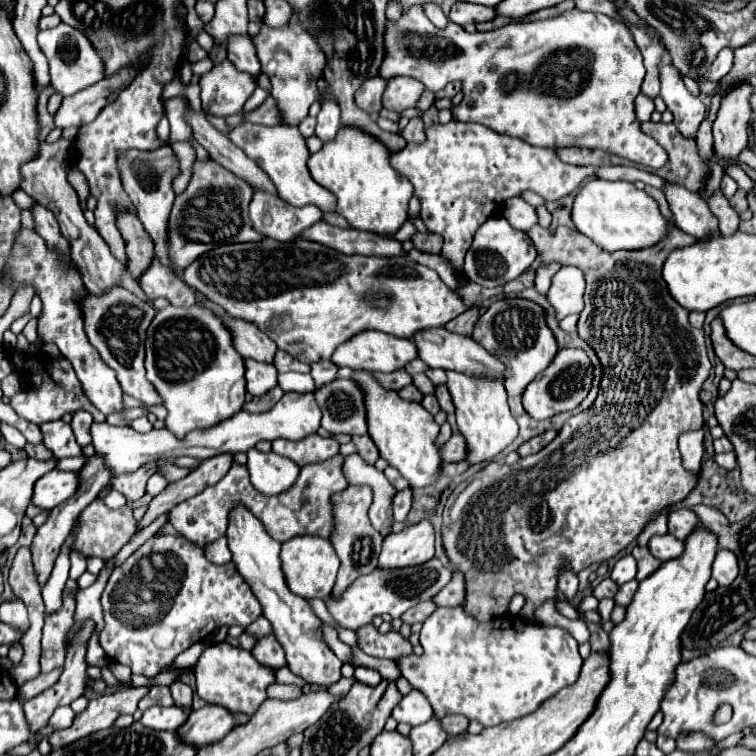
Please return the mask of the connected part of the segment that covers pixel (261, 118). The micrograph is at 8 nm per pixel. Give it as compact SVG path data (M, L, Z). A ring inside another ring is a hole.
M270 96L262 106L258 106L252 112L246 112L242 116L244 122L252 122L252 124L264 124L264 126L276 126L280 124L280 116L278 116L278 108L274 98Z

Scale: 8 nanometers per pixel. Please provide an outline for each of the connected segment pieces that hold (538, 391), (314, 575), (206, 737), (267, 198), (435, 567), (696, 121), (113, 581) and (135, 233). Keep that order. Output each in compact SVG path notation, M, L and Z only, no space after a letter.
M562 348L552 364L540 372L524 390L522 394L522 404L524 410L534 418L534 420L548 420L560 412L574 410L588 394L592 384L592 364L586 356L584 350L578 348Z
M294 536L282 544L282 572L286 576L288 588L302 598L320 598L324 600L330 596L332 586L336 582L336 572L340 568L338 556L334 552L334 546L330 540L320 536Z
M204 706L200 710L194 710L182 728L178 728L178 738L194 748L202 748L224 738L234 726L246 722L248 716L234 716L220 706Z
M254 192L250 202L250 222L256 232L274 240L294 240L306 228L322 220L322 212L316 206L294 208L278 196L266 192Z
M432 558L422 566L410 566L410 568L396 568L396 570L376 568L374 572L356 578L354 584L350 584L346 588L346 592L342 594L342 600L334 602L332 598L326 598L326 606L328 606L330 614L342 626L356 630L362 624L372 622L374 616L388 614L392 618L400 618L406 612L406 608L412 608L422 600L434 598L444 588L444 584L450 582L450 578L452 578L452 570L442 566L442 562L438 558Z
M668 60L660 62L660 82L660 96L666 102L666 108L674 114L676 128L684 136L696 136L696 130L706 114L702 100L686 90L680 72L674 70L674 64L670 64Z
M152 536L144 542L120 568L116 568L102 592L104 608L104 628L100 632L100 646L108 660L126 664L134 674L144 674L148 678L156 676L164 666L174 662L174 658L188 650L194 642L200 642L210 632L220 626L242 626L248 628L260 614L258 600L252 596L250 588L236 572L234 562L216 566L204 558L204 550L190 544L182 536Z
M128 212L118 214L118 228L126 240L126 252L128 252L128 272L134 280L150 268L154 260L154 242L150 236L146 236L146 230L142 228L142 222Z

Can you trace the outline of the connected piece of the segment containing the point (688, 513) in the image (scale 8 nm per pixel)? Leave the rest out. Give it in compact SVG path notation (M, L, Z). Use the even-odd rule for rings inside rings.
M680 508L676 512L670 512L668 516L668 530L678 540L686 540L686 536L690 536L690 532L694 532L698 524L700 524L698 516L694 516L694 512L688 508Z

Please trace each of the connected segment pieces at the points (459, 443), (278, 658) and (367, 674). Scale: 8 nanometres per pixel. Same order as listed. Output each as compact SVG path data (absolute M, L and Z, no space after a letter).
M452 434L452 438L442 446L442 458L446 462L466 460L466 442L462 434Z
M270 634L270 636L264 636L258 640L258 644L254 646L252 650L254 658L274 670L286 666L286 652L282 648L282 644L278 644L278 640Z
M356 668L354 676L356 676L356 680L360 680L368 686L376 686L380 682L380 672L372 670L372 668Z

